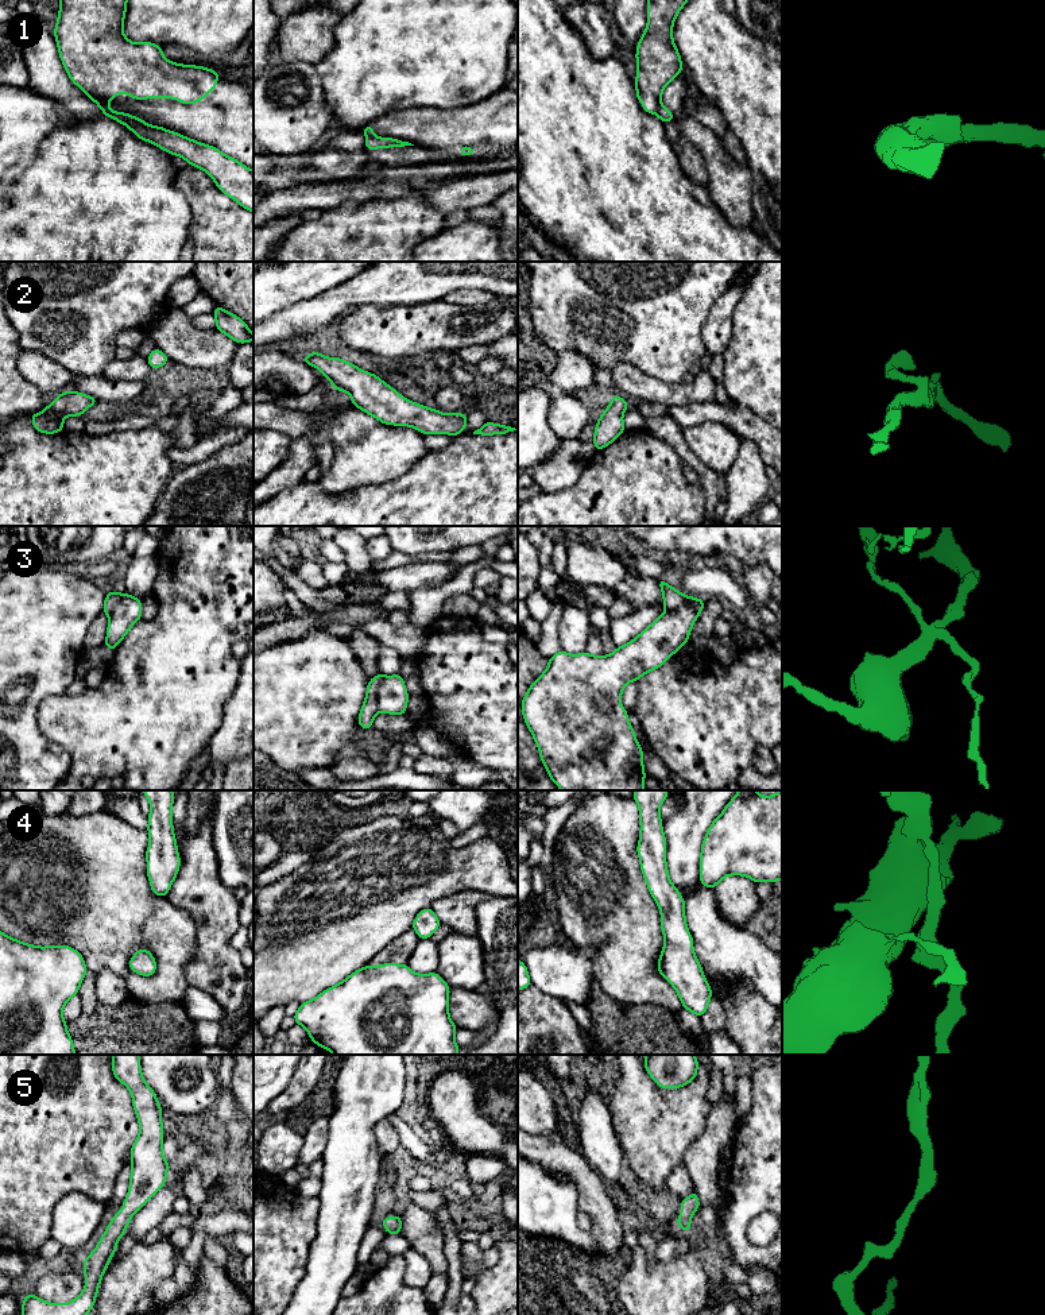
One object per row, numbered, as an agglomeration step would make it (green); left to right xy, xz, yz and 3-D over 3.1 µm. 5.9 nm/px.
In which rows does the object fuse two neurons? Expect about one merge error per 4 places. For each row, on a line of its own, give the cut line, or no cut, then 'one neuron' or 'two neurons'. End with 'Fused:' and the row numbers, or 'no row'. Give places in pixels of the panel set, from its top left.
1: cut yz (661, 104), (655, 113); two neurons
2: cut none; one neuron
3: cut xz (384, 676), (378, 691), (379, 710); two neurons
4: cut none; one neuron
5: cut none; one neuron
Fused: 1, 3

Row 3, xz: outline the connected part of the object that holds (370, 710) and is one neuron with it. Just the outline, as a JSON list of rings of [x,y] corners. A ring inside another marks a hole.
[[[379,673],[368,681],[365,700],[359,715],[359,726],[363,730],[371,728],[374,718],[380,712],[378,707],[378,691],[383,682],[383,678],[384,676]]]

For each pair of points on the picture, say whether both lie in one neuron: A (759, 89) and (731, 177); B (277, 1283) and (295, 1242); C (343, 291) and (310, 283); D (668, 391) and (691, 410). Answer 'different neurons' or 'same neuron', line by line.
A: different neurons
B: same neuron
C: different neurons
D: different neurons

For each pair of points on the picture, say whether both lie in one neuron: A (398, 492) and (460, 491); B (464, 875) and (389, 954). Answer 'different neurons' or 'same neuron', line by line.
A: same neuron
B: different neurons

